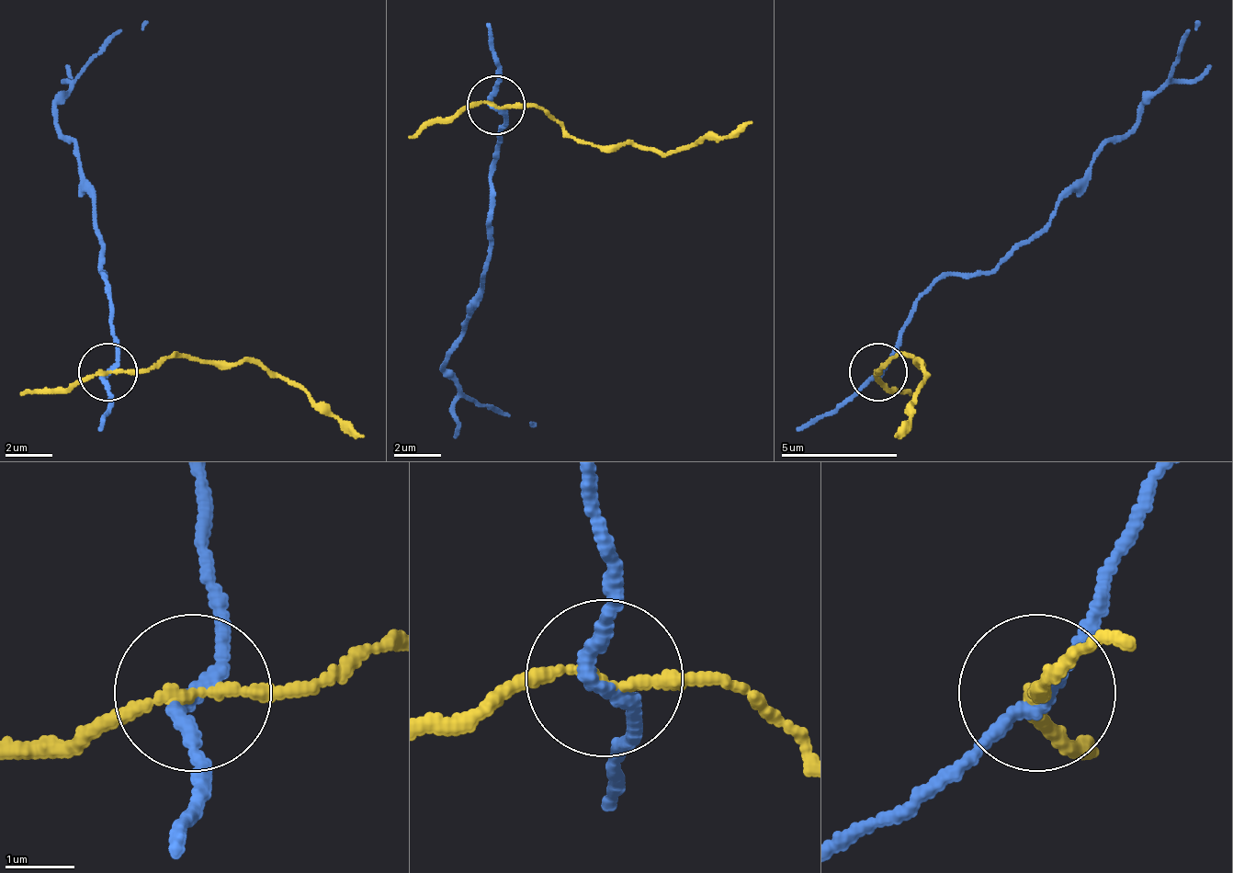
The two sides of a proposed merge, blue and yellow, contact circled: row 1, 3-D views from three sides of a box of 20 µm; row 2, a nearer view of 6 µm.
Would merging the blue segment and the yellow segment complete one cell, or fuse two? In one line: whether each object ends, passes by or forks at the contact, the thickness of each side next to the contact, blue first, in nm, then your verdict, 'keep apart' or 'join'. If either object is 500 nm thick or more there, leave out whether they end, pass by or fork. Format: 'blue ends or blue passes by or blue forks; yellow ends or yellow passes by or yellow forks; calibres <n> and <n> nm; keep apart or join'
blue passes by; yellow passes by; calibres 190 and 140 nm; keep apart

